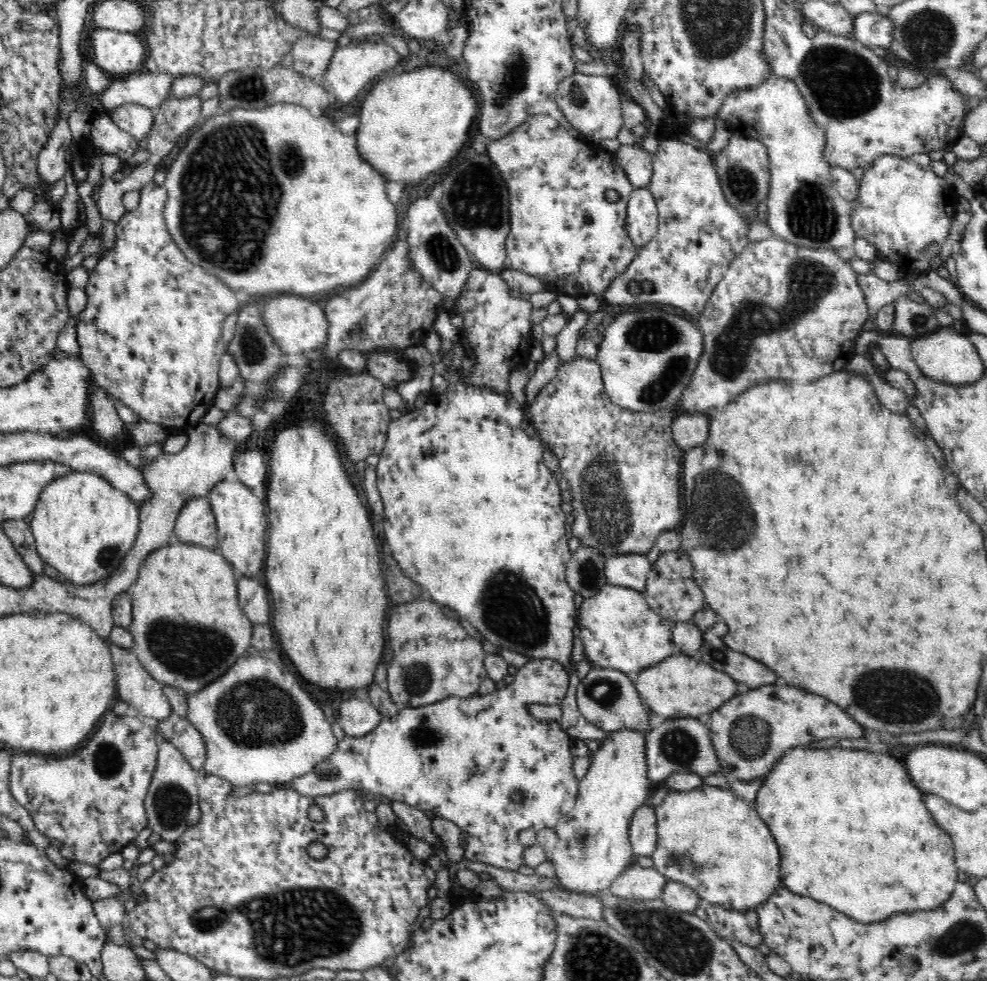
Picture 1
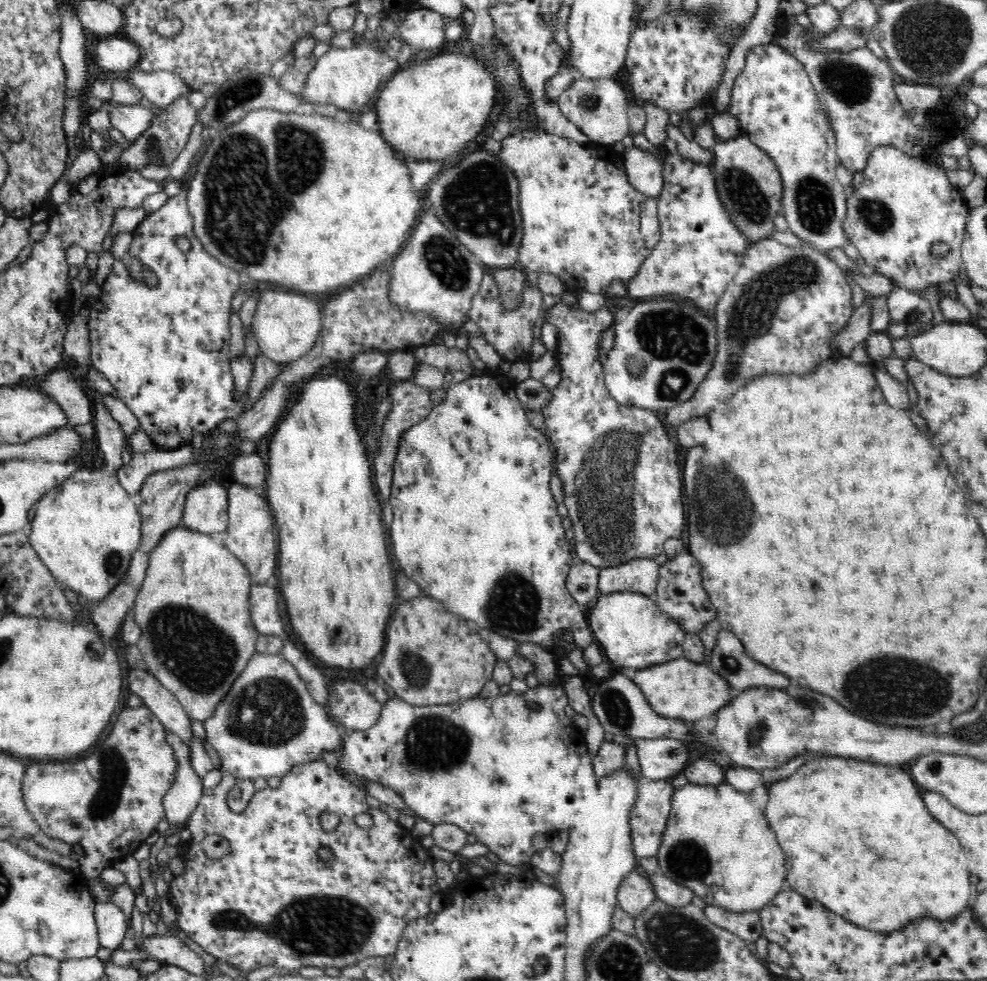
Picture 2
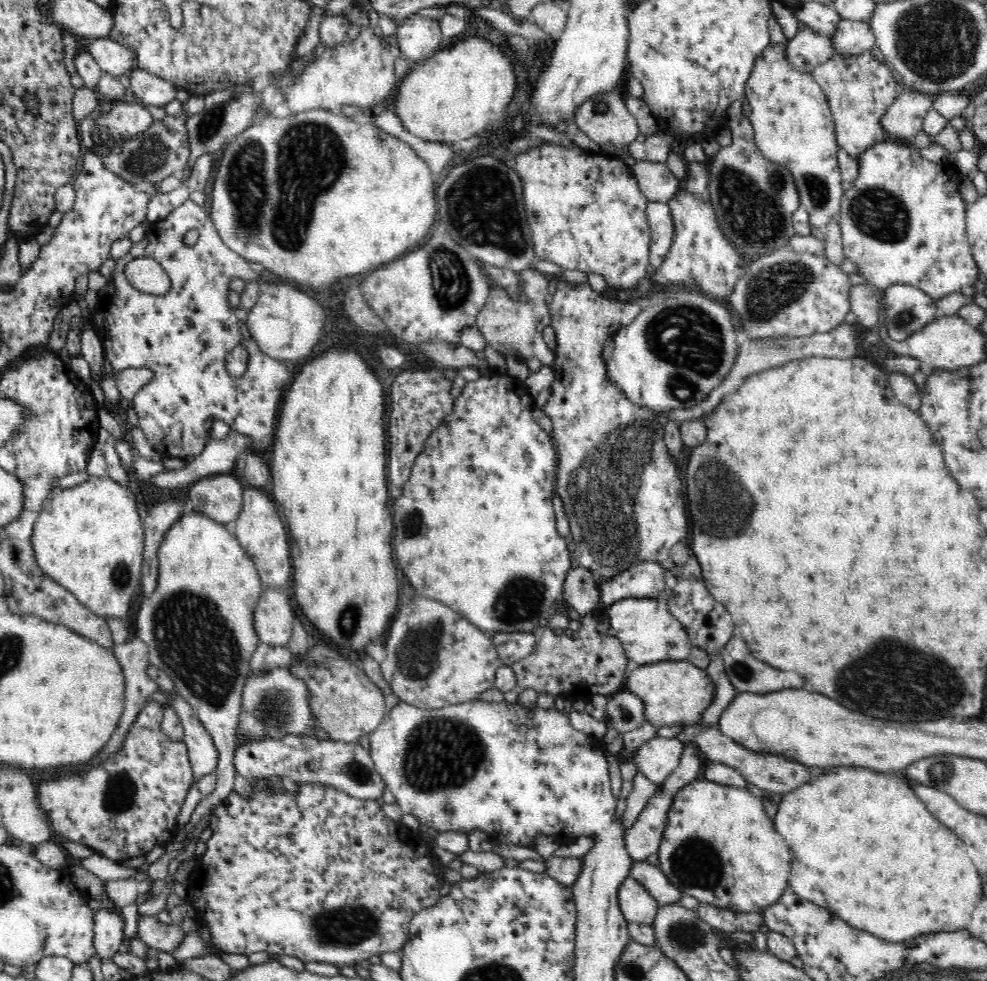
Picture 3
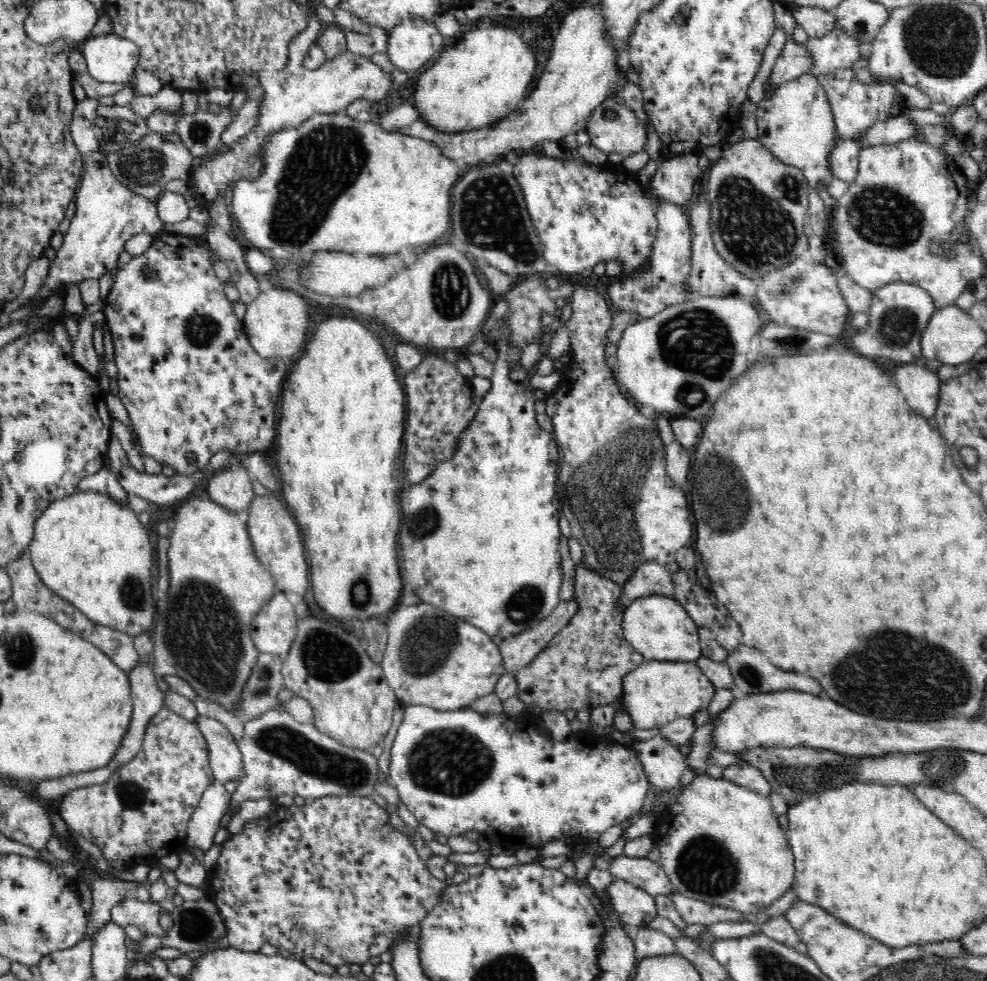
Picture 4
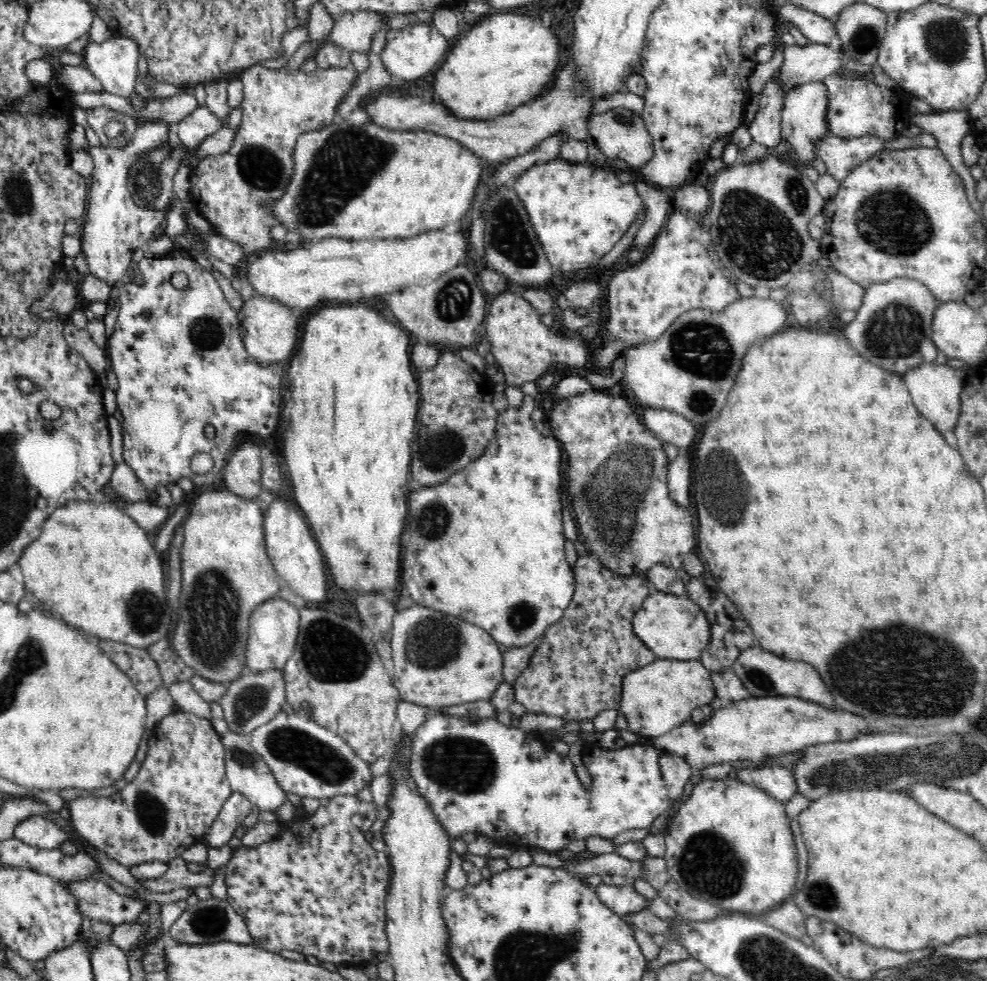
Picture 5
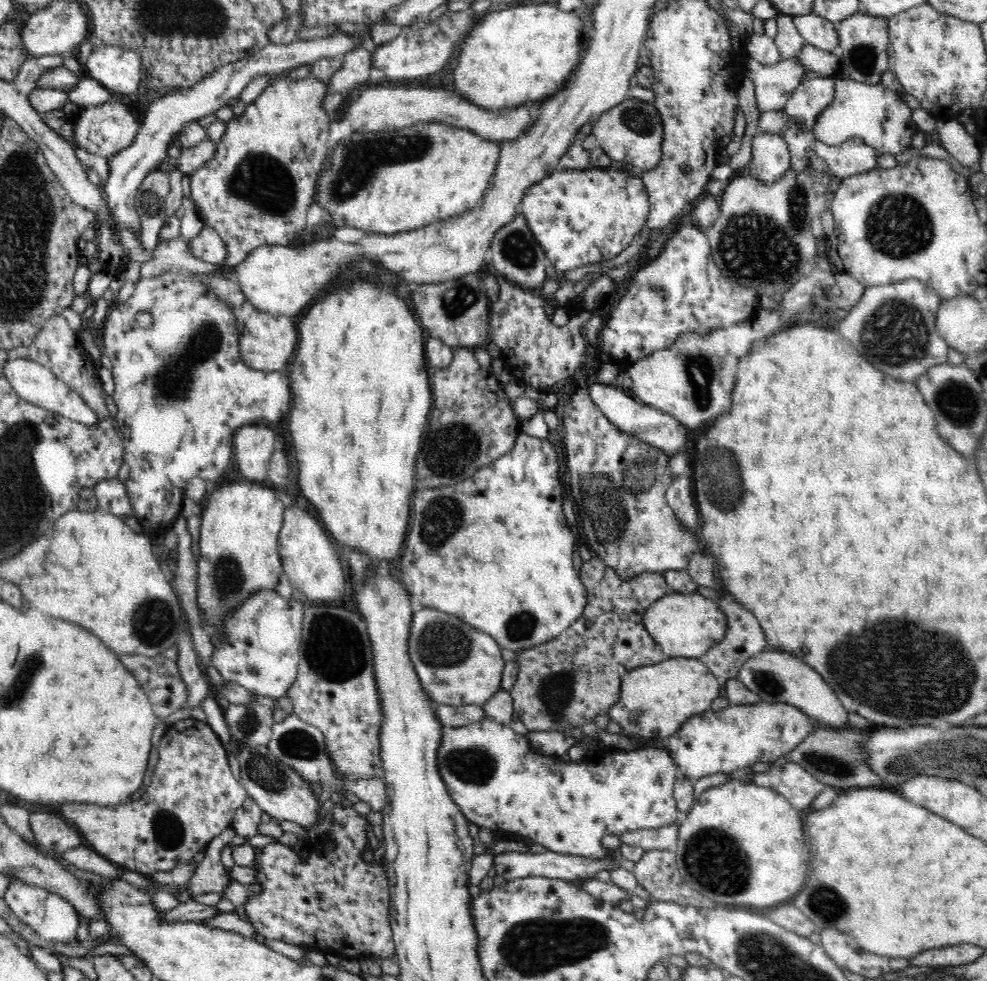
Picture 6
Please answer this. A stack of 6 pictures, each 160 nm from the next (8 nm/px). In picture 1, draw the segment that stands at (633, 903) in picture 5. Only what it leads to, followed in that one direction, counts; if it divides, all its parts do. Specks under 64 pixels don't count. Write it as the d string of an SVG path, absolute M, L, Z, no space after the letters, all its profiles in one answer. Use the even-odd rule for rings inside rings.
M633 863L616 880L609 890L612 894L628 900L660 899L667 879L652 866L643 868Z

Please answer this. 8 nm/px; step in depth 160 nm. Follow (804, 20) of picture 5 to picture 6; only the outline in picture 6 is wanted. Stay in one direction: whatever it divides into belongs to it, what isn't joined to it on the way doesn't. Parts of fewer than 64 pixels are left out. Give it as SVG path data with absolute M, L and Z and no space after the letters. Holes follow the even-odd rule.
M808 14L794 16L793 22L805 43L828 52L839 46L836 24L830 23L830 20L816 14Z

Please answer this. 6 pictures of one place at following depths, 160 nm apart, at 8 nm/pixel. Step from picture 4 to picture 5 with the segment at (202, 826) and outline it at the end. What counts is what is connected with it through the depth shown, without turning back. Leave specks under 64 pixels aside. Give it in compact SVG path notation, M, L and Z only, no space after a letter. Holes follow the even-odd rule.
M232 792L228 800L218 810L216 820L206 830L200 842L206 846L223 847L230 842L236 828L244 823L244 818L255 811L253 804L243 794Z

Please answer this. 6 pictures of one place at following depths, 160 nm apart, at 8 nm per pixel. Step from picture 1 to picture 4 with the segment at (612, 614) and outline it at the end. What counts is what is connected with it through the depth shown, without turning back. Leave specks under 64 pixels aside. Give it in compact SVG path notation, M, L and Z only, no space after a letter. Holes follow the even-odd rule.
M673 597L635 598L624 612L622 630L630 645L648 661L692 662L703 656L696 623Z

